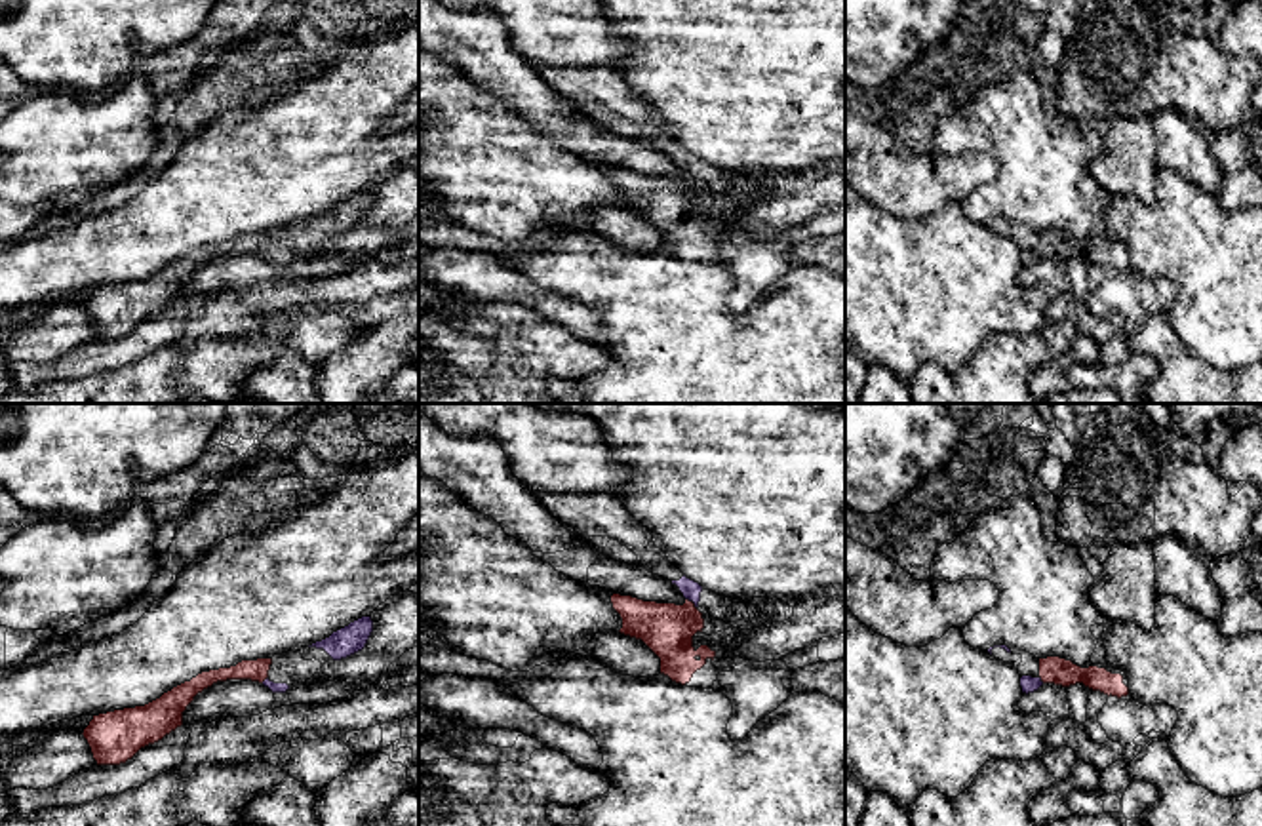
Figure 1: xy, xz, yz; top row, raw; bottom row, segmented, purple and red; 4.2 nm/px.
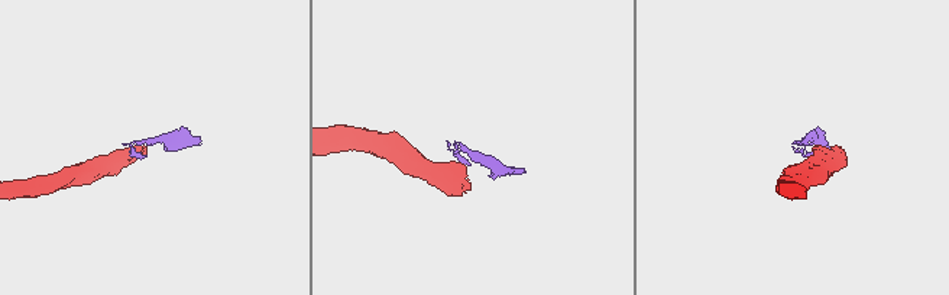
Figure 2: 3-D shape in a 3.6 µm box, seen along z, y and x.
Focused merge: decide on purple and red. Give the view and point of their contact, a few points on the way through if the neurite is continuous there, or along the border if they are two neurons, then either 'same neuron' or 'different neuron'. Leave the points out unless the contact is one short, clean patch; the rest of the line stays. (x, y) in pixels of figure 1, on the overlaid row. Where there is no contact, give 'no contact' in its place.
xz (691, 600) | along xz (686, 598), (695, 608) | different neuron

